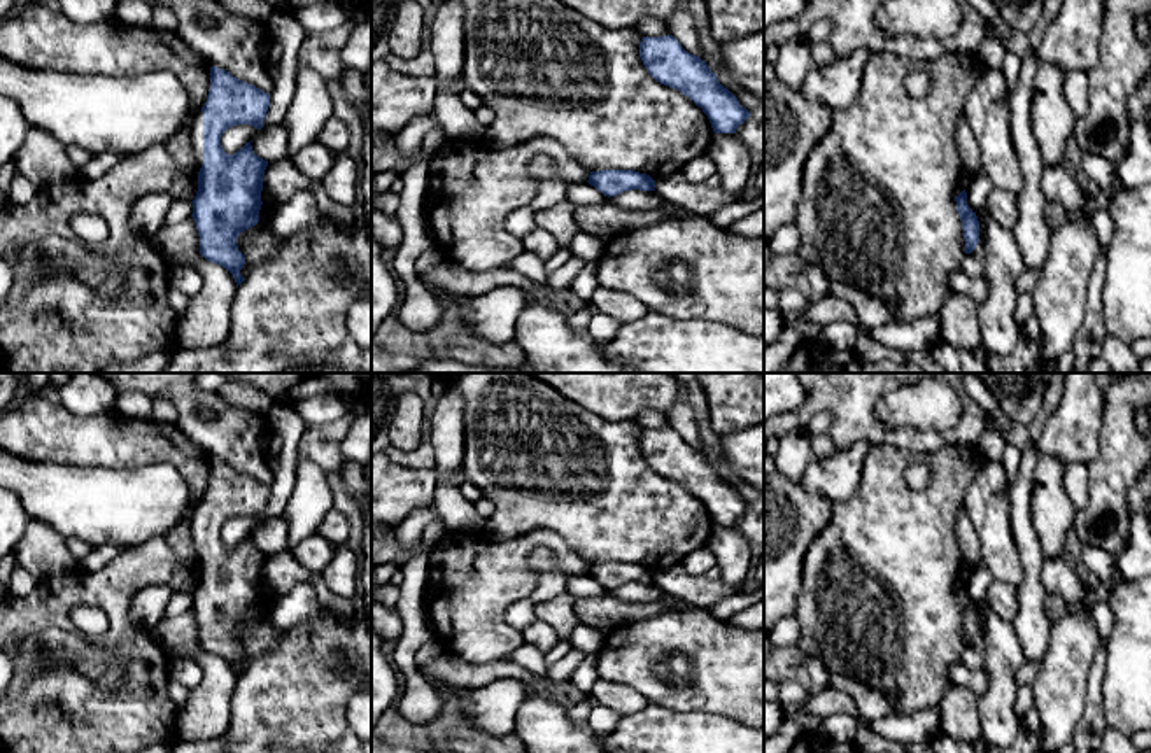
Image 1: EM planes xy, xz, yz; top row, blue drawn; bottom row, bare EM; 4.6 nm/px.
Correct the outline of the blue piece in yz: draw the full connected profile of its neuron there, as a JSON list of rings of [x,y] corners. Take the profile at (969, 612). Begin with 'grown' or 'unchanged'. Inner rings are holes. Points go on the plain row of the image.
unchanged; [[[965,581],[958,588],[955,588],[955,594],[957,594],[957,604],[962,613],[965,646],[971,646],[979,634],[979,613],[976,604],[972,604],[971,599],[967,597]]]

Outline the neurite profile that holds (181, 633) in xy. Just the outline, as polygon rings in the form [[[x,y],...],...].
[[[193,609],[180,616],[165,616],[151,630],[151,634],[166,648],[184,650],[187,653],[203,651],[200,646],[200,629]]]

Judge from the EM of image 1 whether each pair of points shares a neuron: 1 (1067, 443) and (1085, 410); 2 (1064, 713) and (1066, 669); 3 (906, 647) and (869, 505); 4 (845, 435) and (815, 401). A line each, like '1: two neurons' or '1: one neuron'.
1: one neuron
2: one neuron
3: one neuron
4: one neuron

